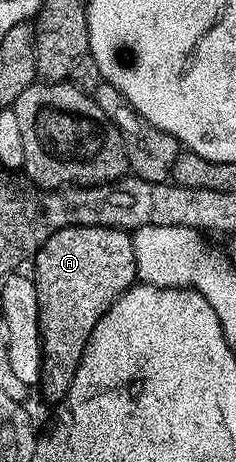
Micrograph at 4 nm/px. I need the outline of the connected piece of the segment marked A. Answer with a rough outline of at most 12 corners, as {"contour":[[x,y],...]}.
{"contour":[[66,227],[36,253],[42,371],[64,400],[137,284],[132,233]]}

